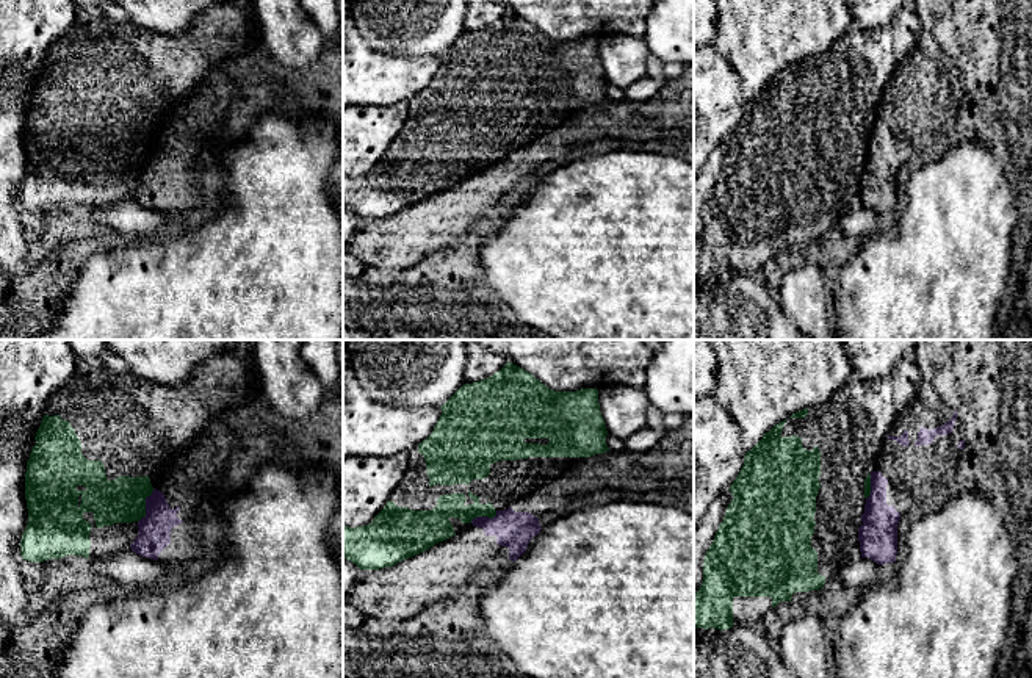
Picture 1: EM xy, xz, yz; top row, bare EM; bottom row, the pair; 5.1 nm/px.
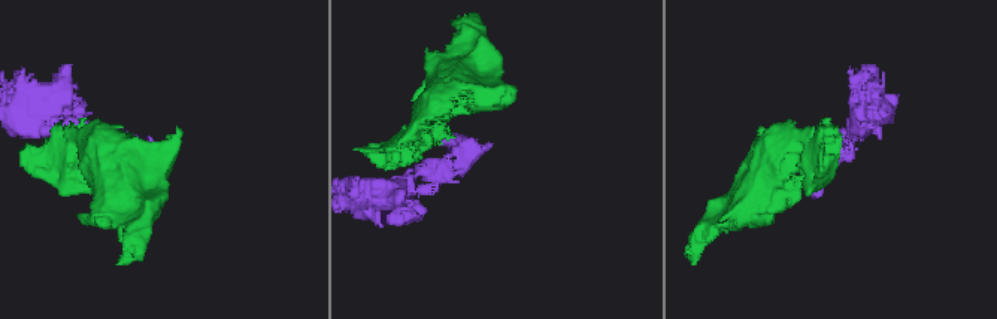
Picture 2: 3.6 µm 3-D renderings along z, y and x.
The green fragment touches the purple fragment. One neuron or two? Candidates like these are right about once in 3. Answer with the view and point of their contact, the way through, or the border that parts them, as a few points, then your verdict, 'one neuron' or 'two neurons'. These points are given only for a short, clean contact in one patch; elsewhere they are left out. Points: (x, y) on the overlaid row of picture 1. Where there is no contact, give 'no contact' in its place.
contact xy (144, 506); border xy (154, 489), (146, 498), (146, 514), (138, 522); two neurons

